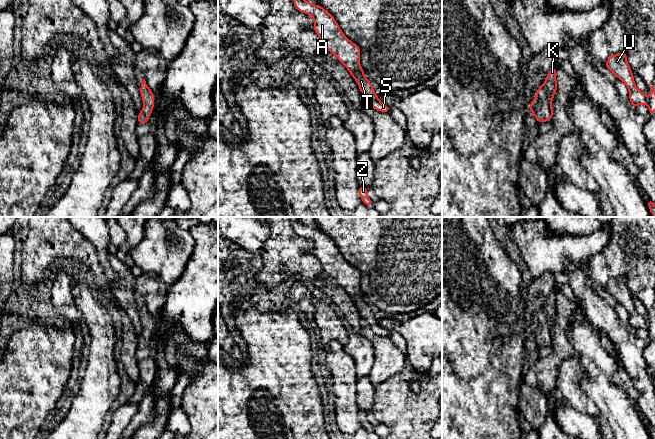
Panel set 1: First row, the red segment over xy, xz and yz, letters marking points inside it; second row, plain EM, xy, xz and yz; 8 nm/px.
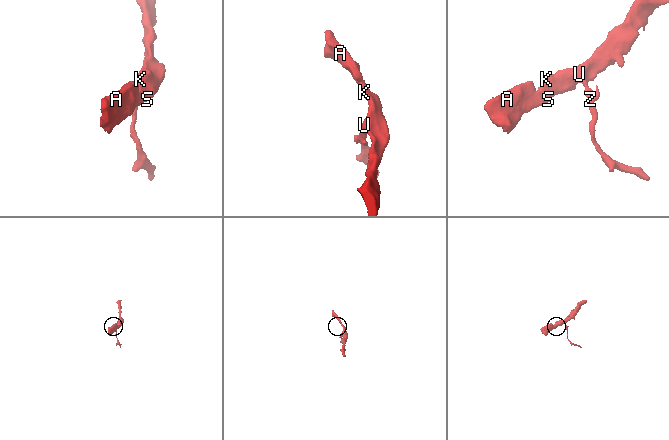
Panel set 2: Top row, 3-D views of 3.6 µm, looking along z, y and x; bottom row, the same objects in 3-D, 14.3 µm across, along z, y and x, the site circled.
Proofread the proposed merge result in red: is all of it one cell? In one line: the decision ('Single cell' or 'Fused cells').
Single cell

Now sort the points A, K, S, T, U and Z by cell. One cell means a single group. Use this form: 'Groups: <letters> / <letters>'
Groups: A K S T U Z

